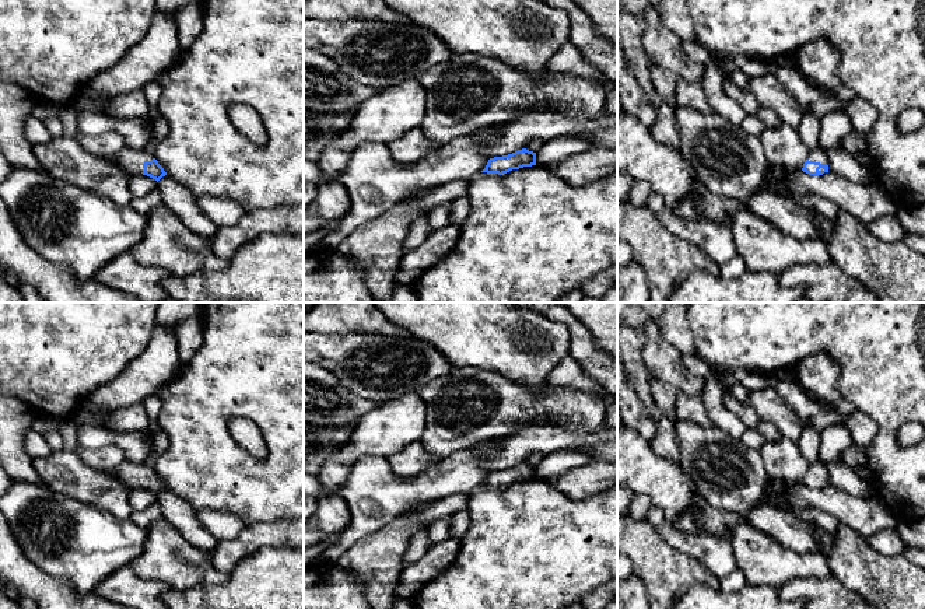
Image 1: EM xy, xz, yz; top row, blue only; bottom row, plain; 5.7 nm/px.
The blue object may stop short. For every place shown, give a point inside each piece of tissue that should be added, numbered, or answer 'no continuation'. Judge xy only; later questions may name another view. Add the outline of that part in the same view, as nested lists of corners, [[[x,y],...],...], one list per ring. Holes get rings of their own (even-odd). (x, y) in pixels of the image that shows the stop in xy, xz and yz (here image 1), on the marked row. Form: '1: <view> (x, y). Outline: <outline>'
1: xy (132, 161). Outline: [[[125,148],[118,154],[112,155],[111,160],[119,165],[123,171],[130,175],[137,175],[144,172],[143,164],[151,161],[153,154],[146,153],[144,150],[130,150]]]

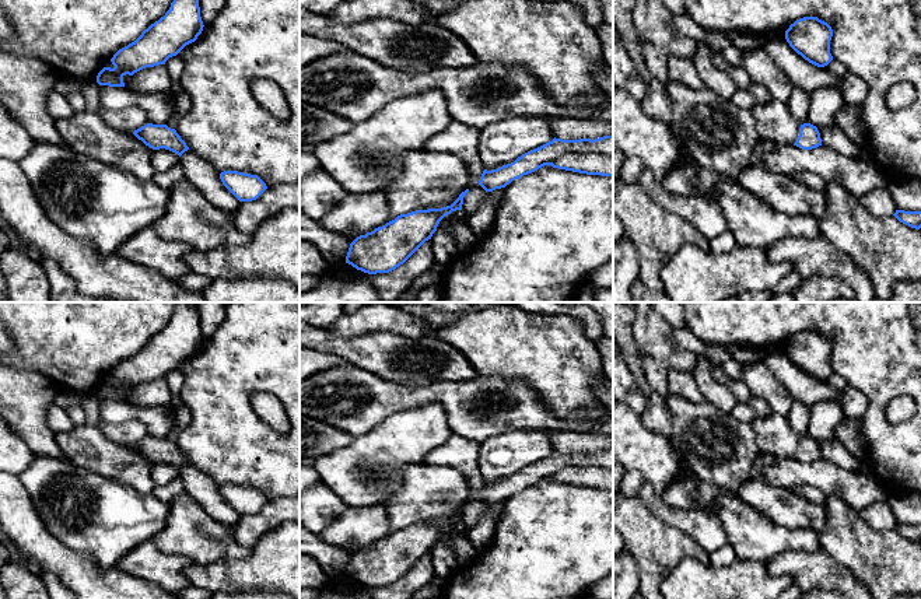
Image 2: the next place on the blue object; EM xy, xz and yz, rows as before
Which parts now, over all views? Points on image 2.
no continuation

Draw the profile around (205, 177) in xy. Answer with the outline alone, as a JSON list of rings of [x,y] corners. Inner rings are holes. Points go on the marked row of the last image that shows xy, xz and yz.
[[[190,150],[181,155],[185,179],[193,183],[217,209],[234,216],[239,200],[223,185],[220,172]]]

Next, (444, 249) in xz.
[[[437,228],[431,237],[431,244],[435,263],[449,266],[460,253],[448,228]]]

